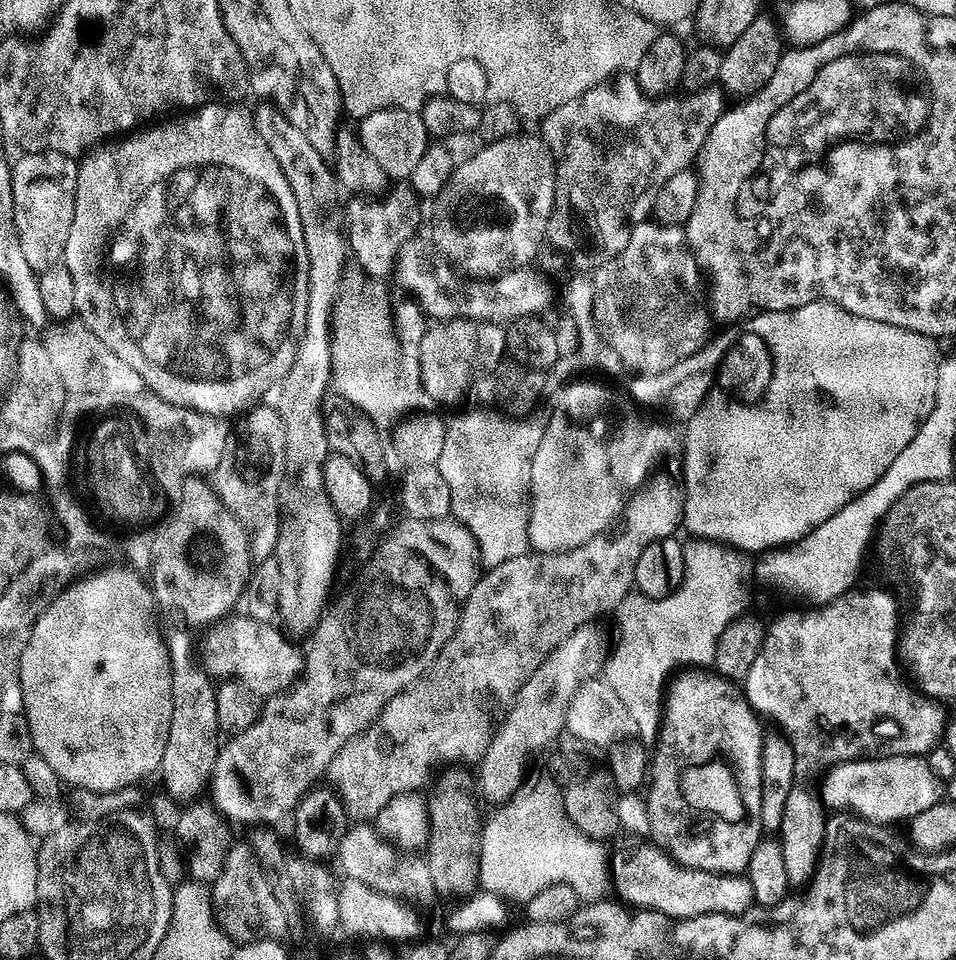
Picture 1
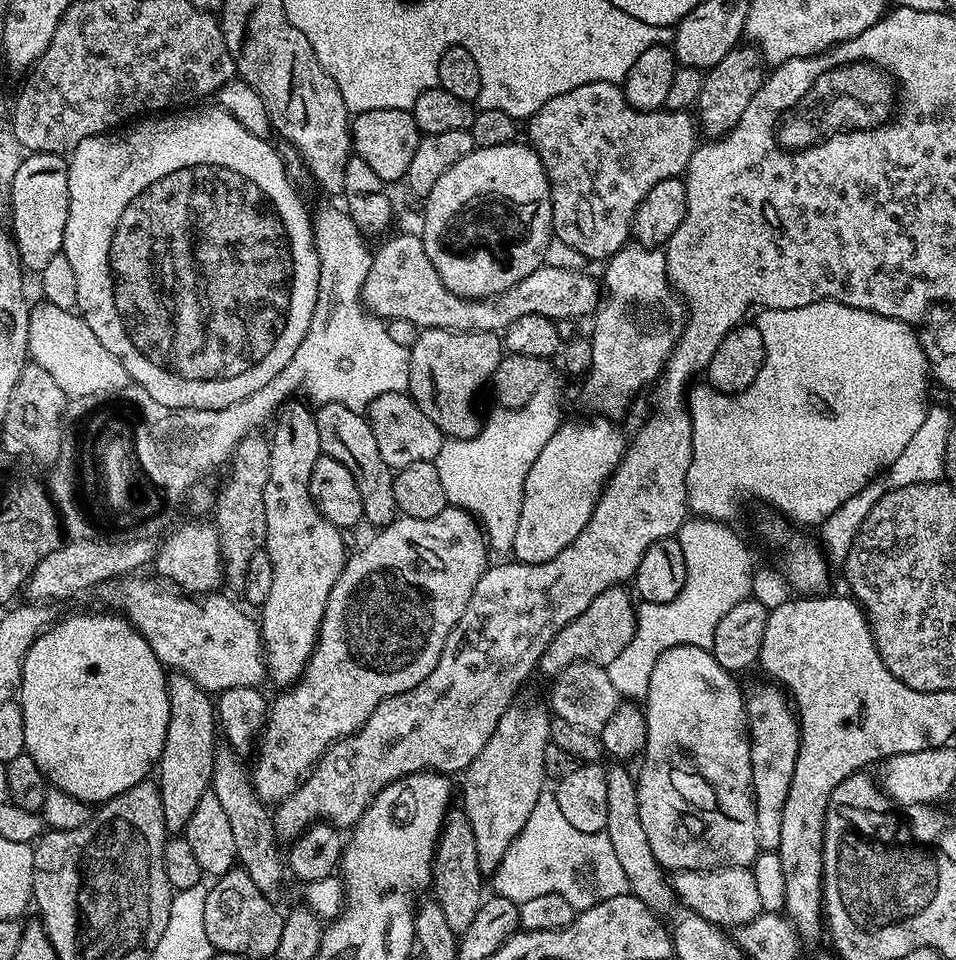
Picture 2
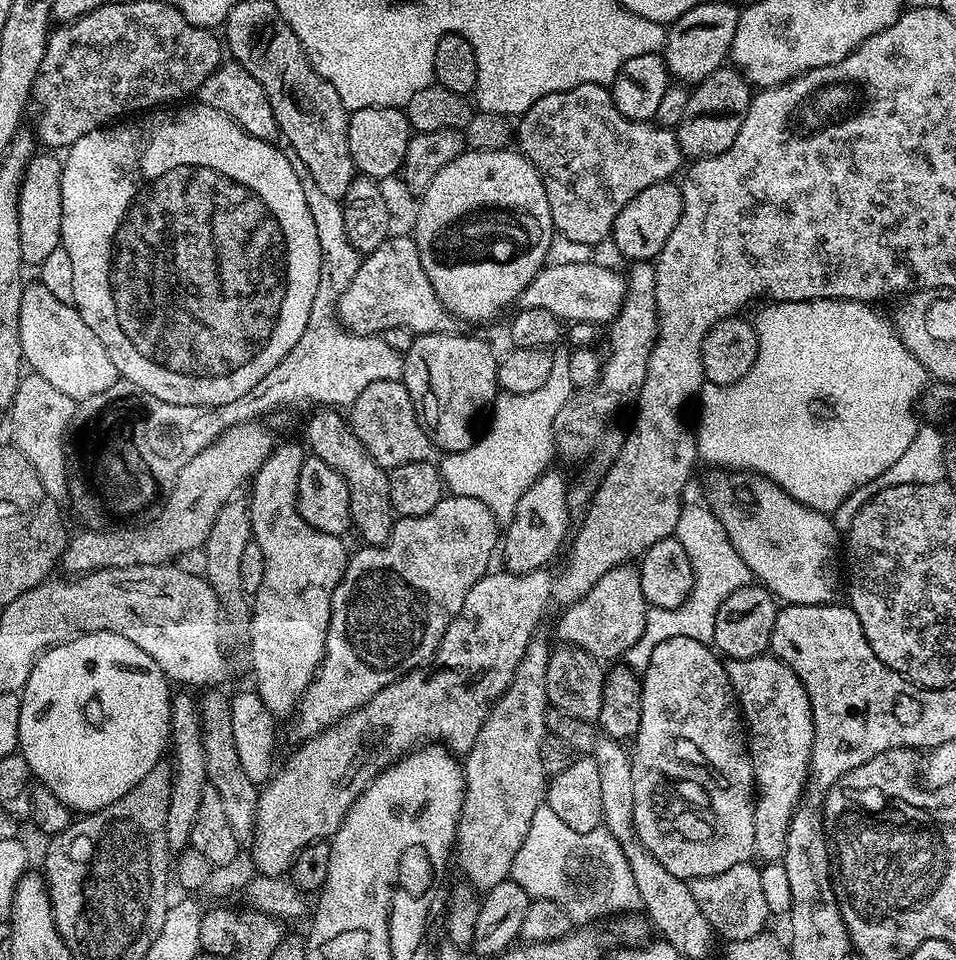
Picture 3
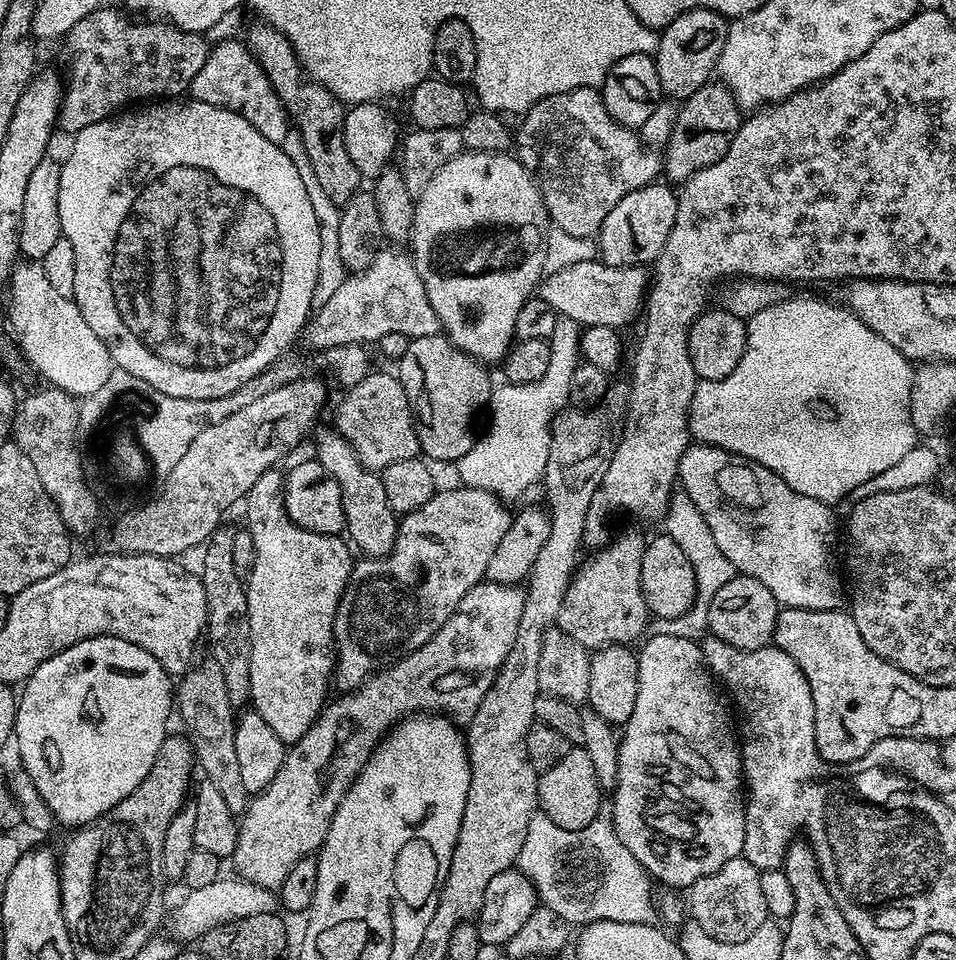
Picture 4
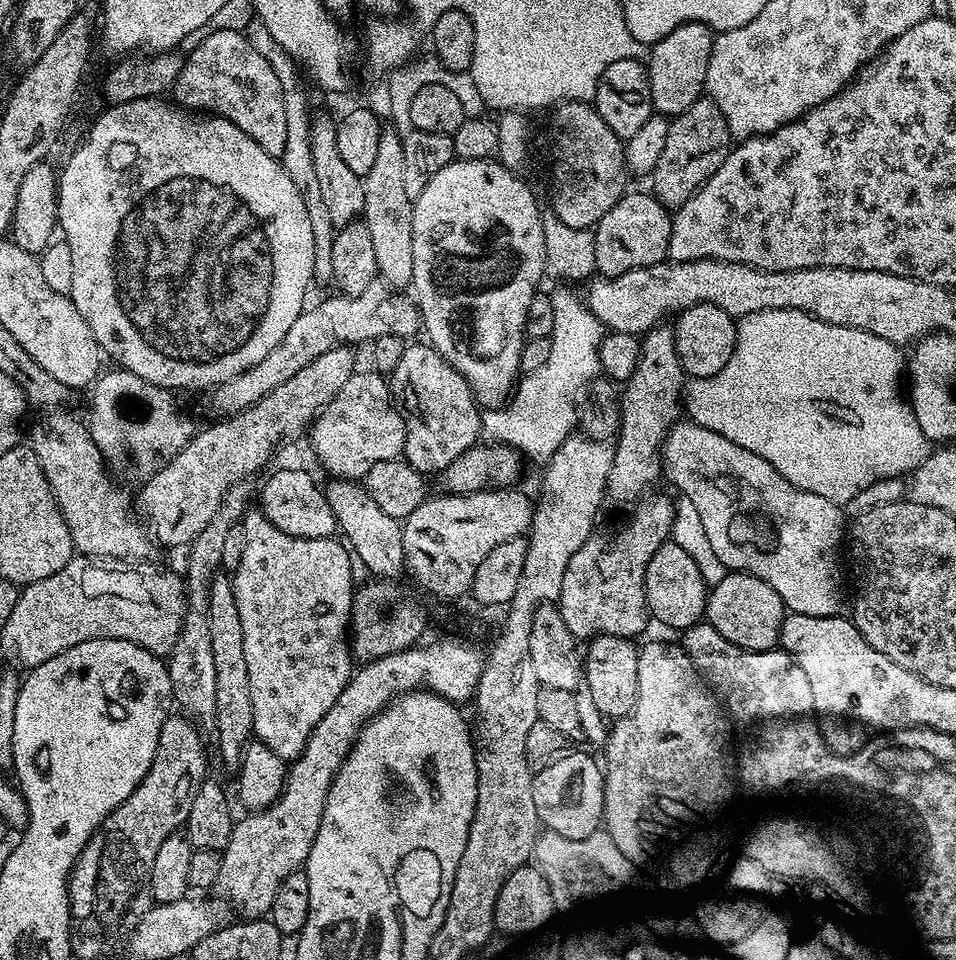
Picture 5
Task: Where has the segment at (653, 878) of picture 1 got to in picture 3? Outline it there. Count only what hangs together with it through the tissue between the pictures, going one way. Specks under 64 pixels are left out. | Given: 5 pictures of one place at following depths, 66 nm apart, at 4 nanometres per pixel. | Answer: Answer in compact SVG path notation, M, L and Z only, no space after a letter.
M755 863L730 866L722 874L698 877L691 881L694 901L705 916L717 937L725 936L725 941L749 940L760 935L769 927L770 913L762 891L760 868Z

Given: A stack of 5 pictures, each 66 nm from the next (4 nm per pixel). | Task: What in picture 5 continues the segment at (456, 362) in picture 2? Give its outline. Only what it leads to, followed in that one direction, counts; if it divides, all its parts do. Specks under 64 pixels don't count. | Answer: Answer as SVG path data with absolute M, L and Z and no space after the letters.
M409 343L405 347L402 362L390 373L390 387L397 405L411 417L404 421L408 433L402 456L414 470L440 474L481 439L482 412L468 380L431 344Z

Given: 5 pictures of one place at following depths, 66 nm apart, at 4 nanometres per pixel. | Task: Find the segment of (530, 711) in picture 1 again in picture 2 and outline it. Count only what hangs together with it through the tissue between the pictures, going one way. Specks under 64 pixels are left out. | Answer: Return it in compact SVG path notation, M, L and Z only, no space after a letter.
M617 586L607 588L574 622L570 622L566 627L548 643L548 649L540 656L538 665L539 671L544 671L548 678L555 678L566 666L570 666L573 660L588 660L592 664L606 666L622 650L626 650L626 645L630 638L634 638L636 629L636 609L637 605L632 604L633 597L624 593L623 587Z

